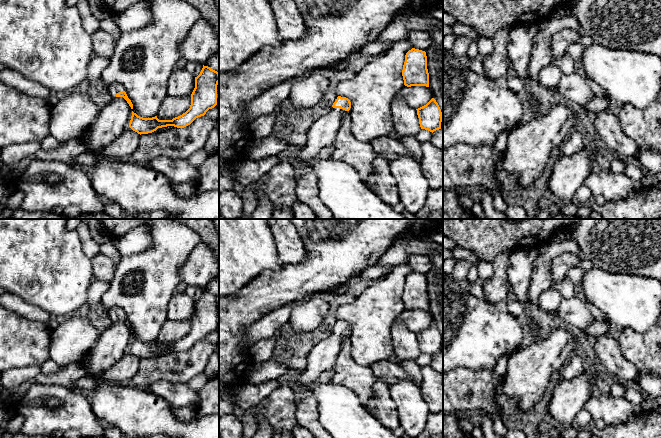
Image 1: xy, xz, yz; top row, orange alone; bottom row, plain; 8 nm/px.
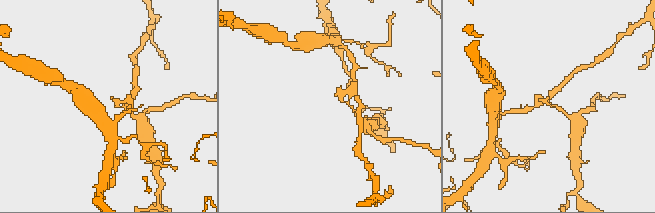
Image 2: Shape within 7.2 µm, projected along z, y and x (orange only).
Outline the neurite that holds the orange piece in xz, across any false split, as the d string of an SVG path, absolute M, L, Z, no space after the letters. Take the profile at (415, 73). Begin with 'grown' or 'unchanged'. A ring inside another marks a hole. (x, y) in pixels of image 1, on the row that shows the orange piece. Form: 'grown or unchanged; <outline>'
unchanged; M412 48L405 55L402 76L404 85L429 87L426 52Z

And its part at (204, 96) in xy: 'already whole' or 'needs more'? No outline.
already whole

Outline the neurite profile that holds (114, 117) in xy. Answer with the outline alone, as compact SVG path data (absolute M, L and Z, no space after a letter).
M123 97L111 98L88 130L86 150L100 151L114 142L129 126L132 109Z

